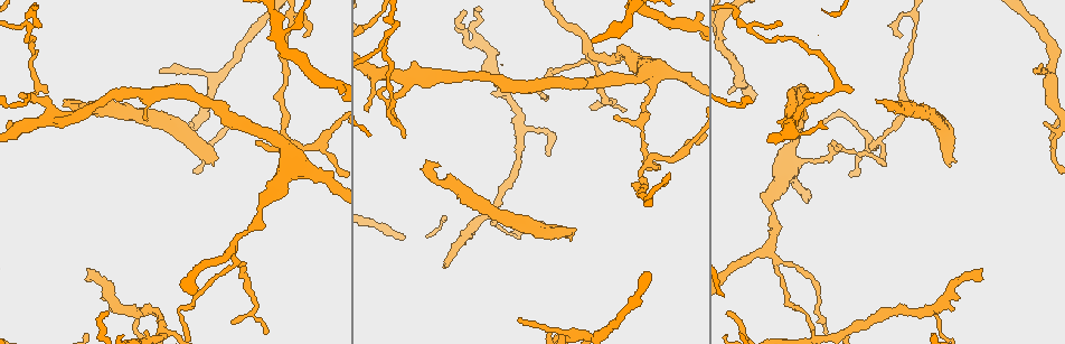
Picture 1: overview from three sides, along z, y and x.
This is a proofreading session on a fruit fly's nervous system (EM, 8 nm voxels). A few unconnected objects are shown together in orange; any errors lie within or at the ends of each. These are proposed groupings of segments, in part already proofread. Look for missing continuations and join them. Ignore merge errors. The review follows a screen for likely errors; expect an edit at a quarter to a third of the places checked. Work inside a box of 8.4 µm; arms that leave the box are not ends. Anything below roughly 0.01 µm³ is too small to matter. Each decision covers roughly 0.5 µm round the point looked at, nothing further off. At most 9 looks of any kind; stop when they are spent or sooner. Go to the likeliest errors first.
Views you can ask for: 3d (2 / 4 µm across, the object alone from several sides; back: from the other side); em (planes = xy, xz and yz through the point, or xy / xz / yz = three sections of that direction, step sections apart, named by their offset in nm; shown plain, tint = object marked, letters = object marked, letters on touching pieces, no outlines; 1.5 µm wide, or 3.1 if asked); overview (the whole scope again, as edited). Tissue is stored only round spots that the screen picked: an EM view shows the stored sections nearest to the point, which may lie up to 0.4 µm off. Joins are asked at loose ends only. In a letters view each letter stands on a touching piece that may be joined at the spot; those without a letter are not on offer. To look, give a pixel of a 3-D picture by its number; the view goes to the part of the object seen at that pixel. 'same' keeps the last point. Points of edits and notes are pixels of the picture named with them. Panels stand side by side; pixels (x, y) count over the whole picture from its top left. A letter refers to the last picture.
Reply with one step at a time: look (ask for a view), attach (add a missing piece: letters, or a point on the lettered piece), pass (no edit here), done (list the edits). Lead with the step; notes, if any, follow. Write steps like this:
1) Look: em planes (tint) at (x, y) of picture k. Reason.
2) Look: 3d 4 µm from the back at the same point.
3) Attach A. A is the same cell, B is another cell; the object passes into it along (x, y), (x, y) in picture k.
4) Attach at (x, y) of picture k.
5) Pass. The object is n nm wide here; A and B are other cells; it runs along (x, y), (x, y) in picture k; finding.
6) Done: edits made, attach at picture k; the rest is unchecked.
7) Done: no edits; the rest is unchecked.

Look: 3d 4 µm at (878, 100) of picture 1. An open end.

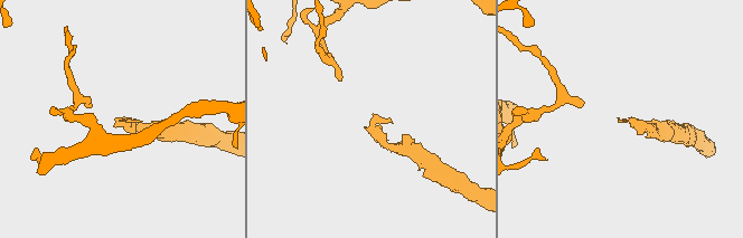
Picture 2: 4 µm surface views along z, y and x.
Look: em planes (letters) at (619, 117) of picture 2. Now the EM.

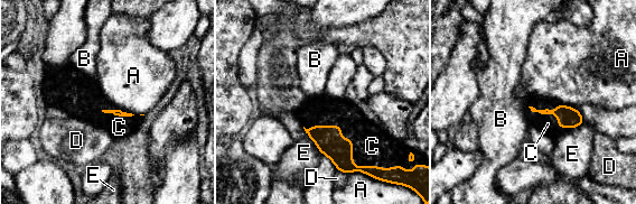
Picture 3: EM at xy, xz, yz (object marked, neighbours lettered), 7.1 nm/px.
Attach C. C is the same cell, A, B, D and E are other cells; it goes on there.

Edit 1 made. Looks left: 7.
Look: overview. See it whole again.

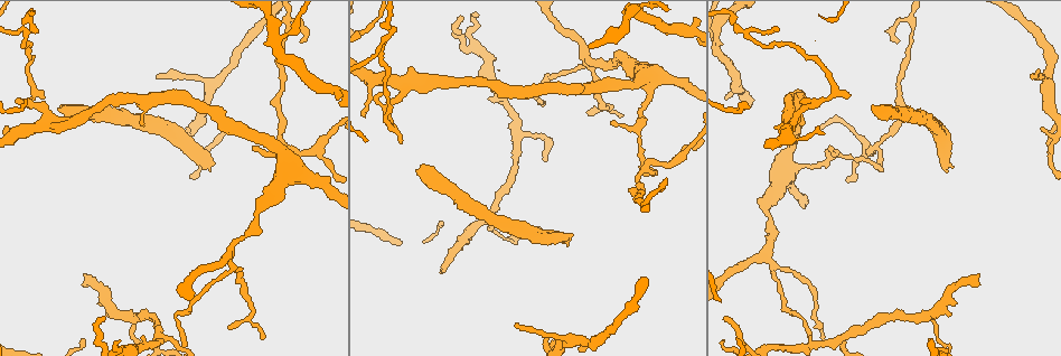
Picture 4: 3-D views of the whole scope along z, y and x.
Look: 3d 2 µm at (978, 286) of picture 4. Tapers out.

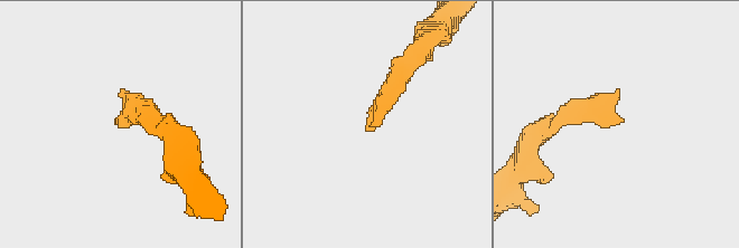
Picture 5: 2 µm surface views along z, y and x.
Look: em xy step 8 (letters) at (617, 124) of picture 5. Shape alone is not enough.

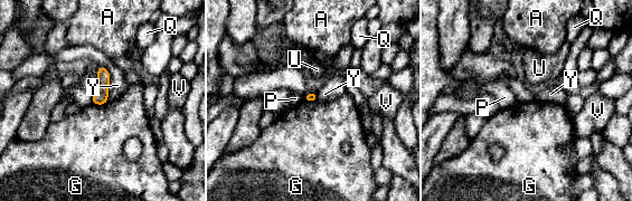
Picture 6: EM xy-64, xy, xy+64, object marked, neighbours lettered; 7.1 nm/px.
Look: em planes (letters) at the same point. Another direction.

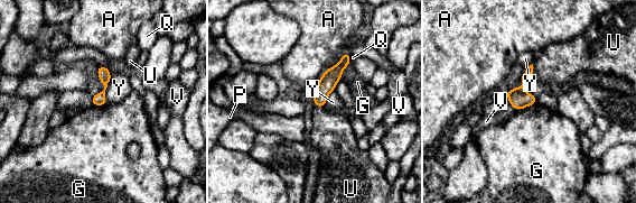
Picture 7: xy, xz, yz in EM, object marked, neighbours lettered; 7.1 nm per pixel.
Attach U. U is the same cell, A, G, P, Q, V and Y are other cells; it goes on there.

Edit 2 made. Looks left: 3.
Look: 3d 2 µm at (1032, 78) of picture 4. Tapers out.

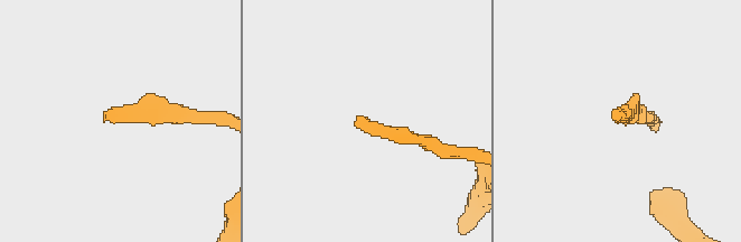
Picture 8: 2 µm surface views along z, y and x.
Look: em planes (letters) at (104, 113) of picture 8. Now the EM.

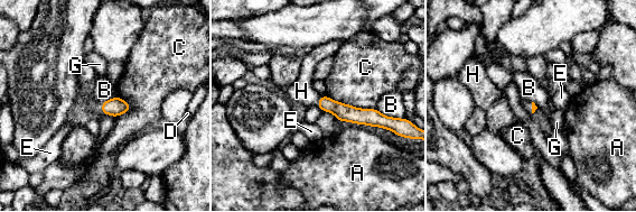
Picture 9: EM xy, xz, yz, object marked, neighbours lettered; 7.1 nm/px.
Attach H. H is the same cell, A, B, C, D, E and G are other cells; the cell continues.

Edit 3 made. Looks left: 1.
Done: edits made, attach at picture 3, attach at picture 7, attach at picture 9; the rest is unchecked.

